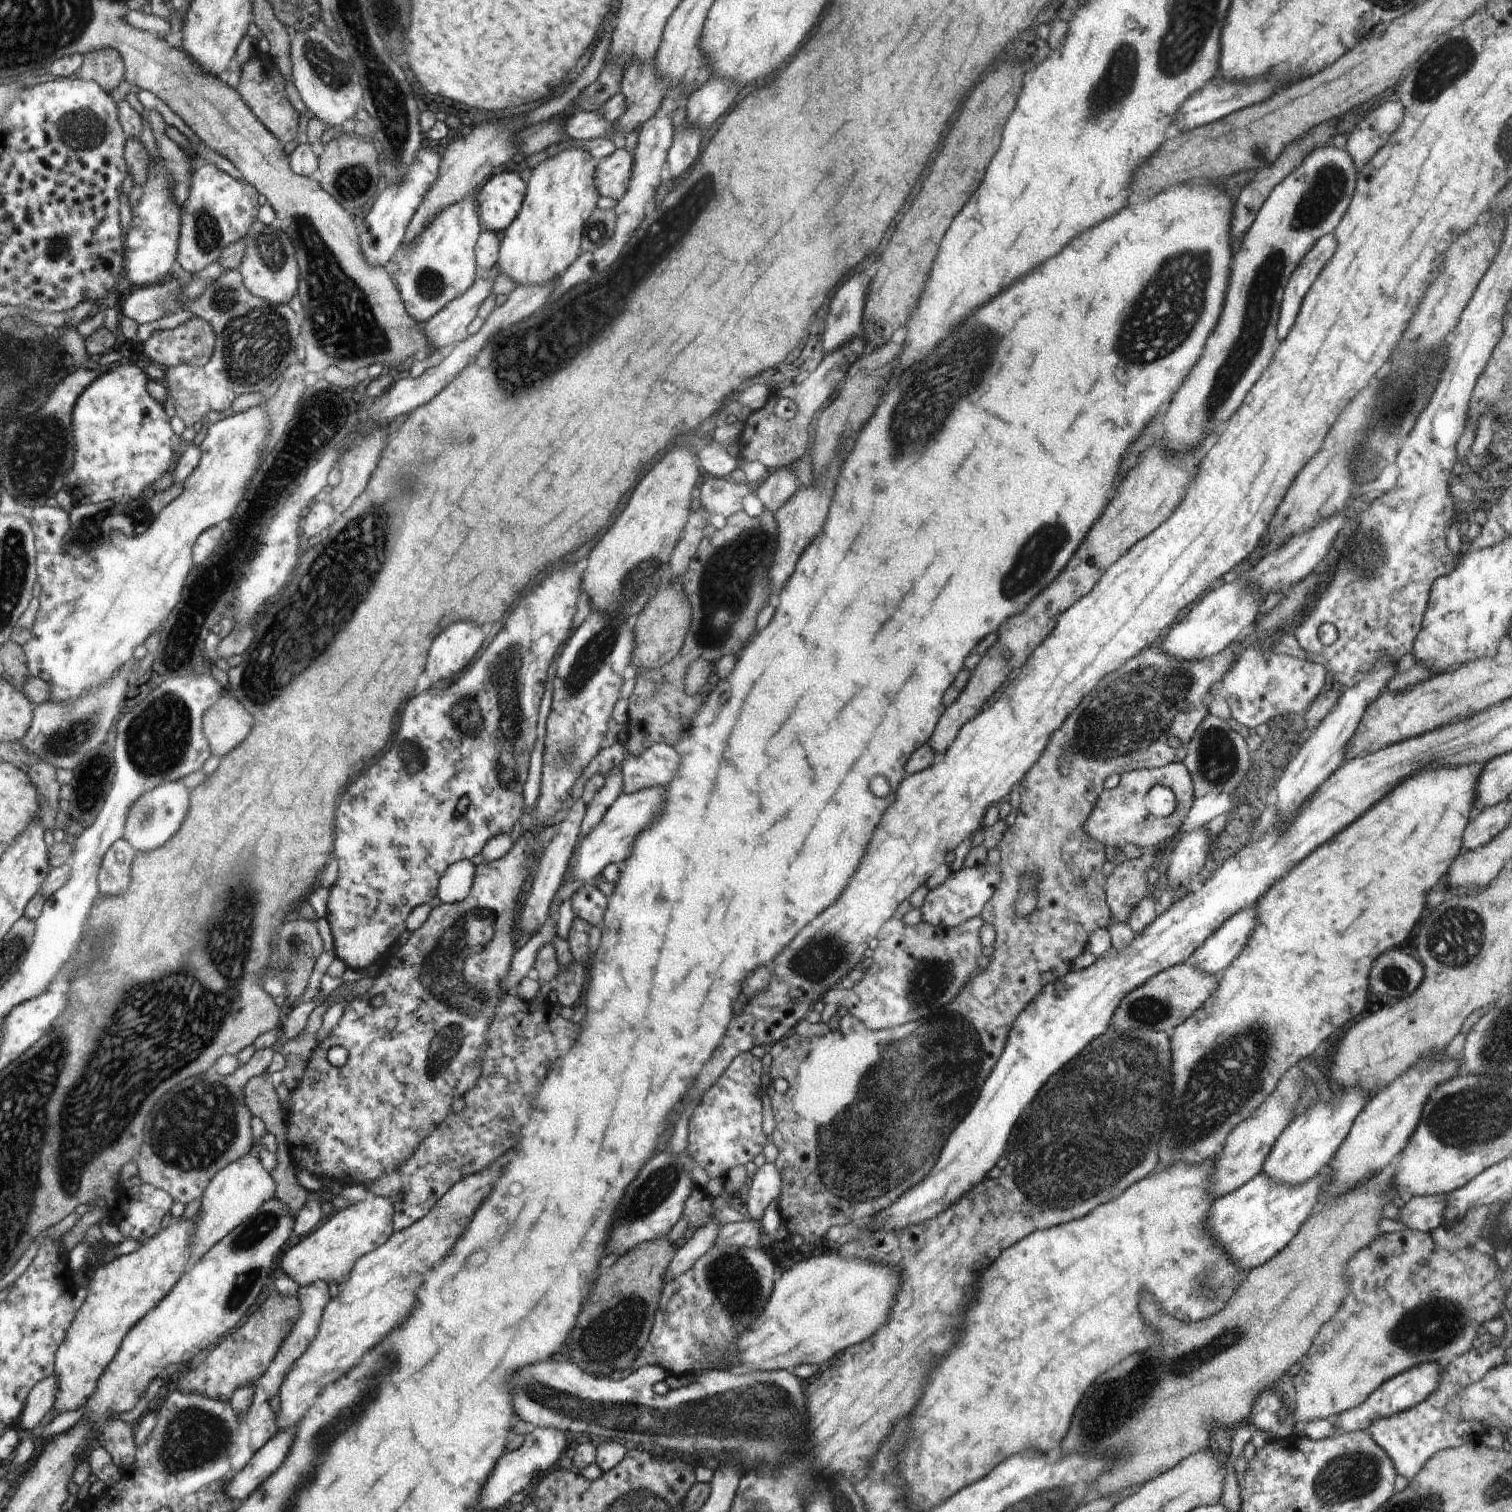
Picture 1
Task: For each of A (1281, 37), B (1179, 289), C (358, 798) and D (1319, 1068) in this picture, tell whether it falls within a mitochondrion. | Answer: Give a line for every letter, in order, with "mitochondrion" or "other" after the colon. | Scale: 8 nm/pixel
A: other
B: mitochondrion
C: other
D: other

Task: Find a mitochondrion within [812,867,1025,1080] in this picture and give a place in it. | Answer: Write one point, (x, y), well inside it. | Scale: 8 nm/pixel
(934, 977)

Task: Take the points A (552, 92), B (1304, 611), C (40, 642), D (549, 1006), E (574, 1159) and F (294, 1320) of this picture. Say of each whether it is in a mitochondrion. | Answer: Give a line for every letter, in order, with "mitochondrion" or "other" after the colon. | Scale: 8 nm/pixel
A: other
B: other
C: other
D: other
E: other
F: other

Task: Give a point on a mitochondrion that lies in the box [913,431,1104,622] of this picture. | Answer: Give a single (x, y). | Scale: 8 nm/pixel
(1030, 564)

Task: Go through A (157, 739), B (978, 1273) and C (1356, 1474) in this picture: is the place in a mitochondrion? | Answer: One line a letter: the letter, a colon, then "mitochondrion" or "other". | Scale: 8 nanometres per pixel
A: mitochondrion
B: other
C: mitochondrion

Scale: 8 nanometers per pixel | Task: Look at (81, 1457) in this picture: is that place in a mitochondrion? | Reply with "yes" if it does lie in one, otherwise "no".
no

